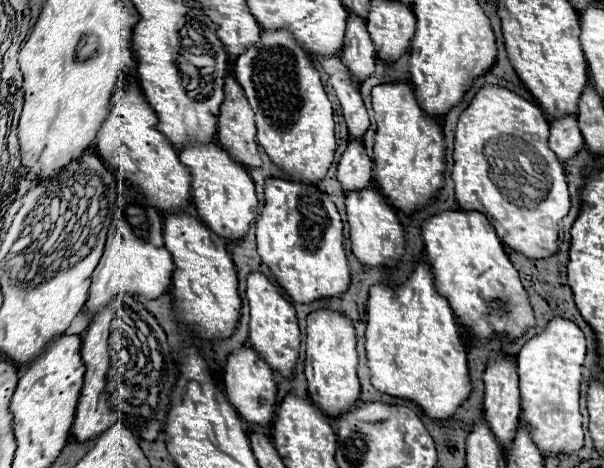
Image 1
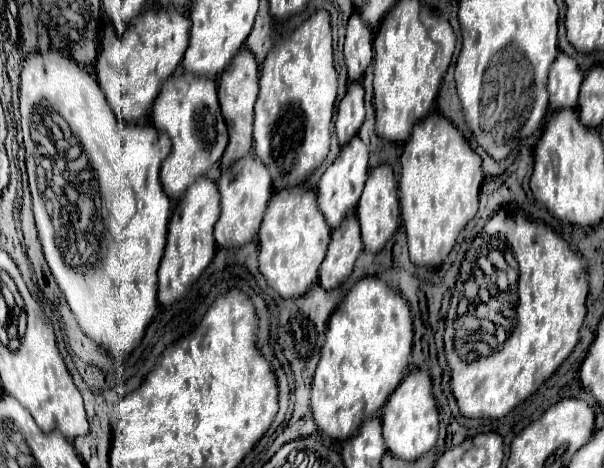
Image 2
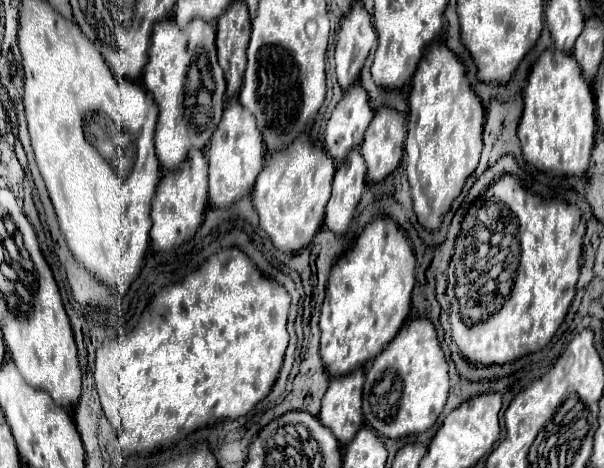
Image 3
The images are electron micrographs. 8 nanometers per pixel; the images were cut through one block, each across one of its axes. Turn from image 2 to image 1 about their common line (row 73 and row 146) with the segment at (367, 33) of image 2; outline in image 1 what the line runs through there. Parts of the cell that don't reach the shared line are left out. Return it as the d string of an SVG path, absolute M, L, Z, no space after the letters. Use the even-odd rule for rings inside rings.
M350 140L342 160L338 162L338 182L344 190L366 188L372 182L374 162L368 158L362 140Z

